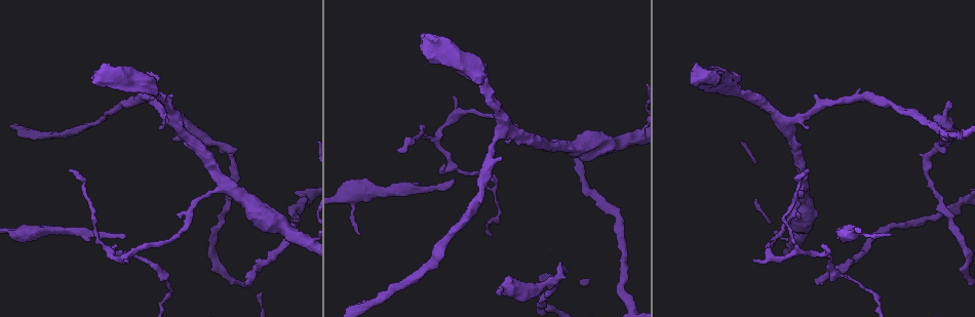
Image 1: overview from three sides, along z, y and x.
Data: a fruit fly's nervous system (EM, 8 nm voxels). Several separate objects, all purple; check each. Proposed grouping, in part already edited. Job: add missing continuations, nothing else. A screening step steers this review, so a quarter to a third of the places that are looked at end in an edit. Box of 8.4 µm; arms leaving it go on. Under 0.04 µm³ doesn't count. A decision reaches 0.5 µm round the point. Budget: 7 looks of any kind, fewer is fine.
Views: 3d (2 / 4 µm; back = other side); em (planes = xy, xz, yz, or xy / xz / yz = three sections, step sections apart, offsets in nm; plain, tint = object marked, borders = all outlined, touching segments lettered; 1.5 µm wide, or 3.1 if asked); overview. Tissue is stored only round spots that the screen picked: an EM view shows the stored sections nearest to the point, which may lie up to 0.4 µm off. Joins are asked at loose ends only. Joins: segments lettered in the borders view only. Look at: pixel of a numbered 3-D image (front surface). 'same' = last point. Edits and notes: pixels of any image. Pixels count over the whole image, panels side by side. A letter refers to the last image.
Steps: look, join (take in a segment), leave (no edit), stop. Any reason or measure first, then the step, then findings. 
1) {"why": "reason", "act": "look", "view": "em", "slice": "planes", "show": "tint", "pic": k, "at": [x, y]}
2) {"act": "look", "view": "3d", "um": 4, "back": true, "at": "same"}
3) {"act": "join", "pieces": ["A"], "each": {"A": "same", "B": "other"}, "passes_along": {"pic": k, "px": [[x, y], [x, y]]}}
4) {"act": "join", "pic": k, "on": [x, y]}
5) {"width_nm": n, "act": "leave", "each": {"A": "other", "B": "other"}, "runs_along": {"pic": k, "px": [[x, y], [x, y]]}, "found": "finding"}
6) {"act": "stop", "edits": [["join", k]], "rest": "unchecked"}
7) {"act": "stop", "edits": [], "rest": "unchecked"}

{"act": "look", "view": "3d", "um": 2, "pic": 1, "at": [692, 81]}

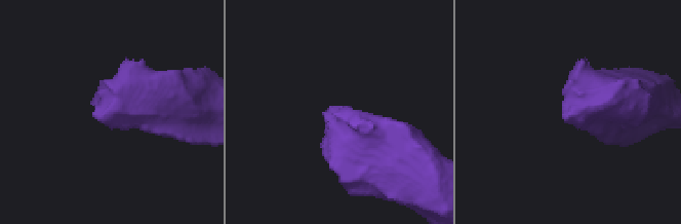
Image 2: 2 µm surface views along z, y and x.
{"why": "now the EM", "act": "look", "view": "em", "slice": "planes", "show": "plain", "pic": 2, "at": [566, 121]}

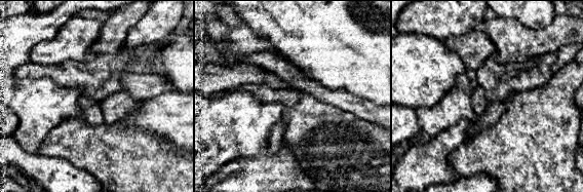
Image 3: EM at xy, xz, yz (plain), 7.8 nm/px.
{"why": "see the neighbours", "act": "look", "view": "em", "slice": "planes", "show": "borders", "at": "same"}

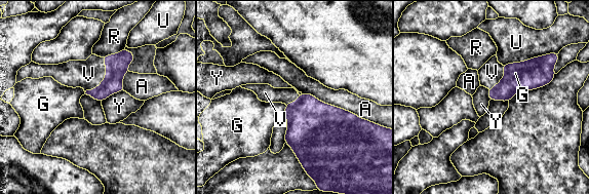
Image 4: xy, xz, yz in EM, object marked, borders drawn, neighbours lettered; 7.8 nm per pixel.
{"act": "join", "pieces": ["V"], "each": {"A": "other", "G": "other", "R": "other", "U": "other", "V": "same", "Y": "other"}, "passes_along": {"pic": 4, "px": [[116, 65], [105, 77], [88, 74]]}, "found": "it goes on there"}

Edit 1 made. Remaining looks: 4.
{"why": "tapers out", "act": "look", "view": "3d", "um": 2, "pic": 1, "at": [69, 171]}

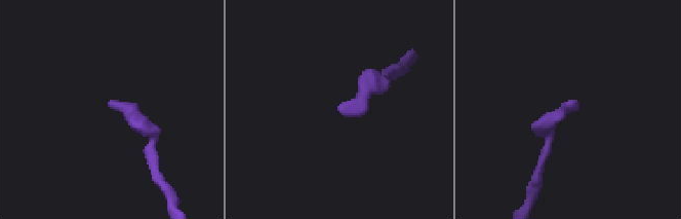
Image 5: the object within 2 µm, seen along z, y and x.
{"act": "look", "view": "em", "slice": "planes", "show": "borders", "pic": 5, "at": [111, 104]}

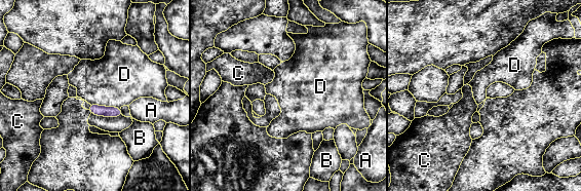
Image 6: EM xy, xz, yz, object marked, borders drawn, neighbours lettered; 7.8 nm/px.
{"act": "leave", "each": {"A": "other", "B": "other", "C": "other", "D": "other"}, "border": {"pic": 6, "px": [[89, 103], [120, 108]]}, "found": "none of them fits"}

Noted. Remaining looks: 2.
{"act": "stop", "edits": [["join", 4]], "rest": "unchecked"}

